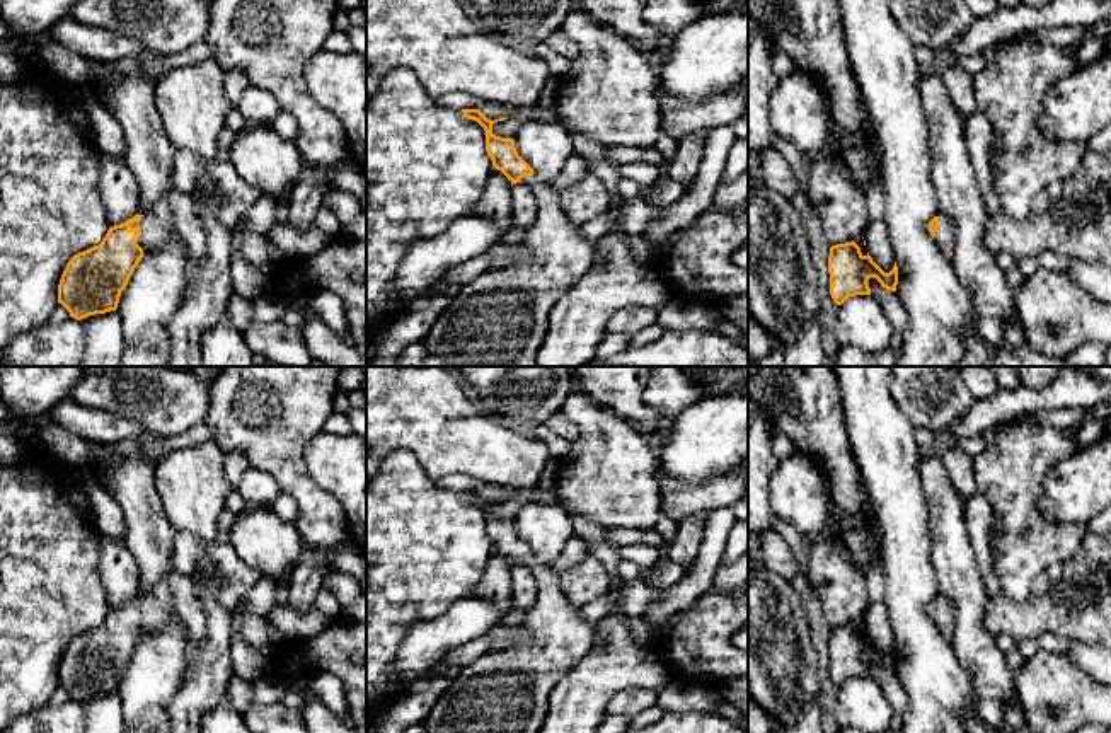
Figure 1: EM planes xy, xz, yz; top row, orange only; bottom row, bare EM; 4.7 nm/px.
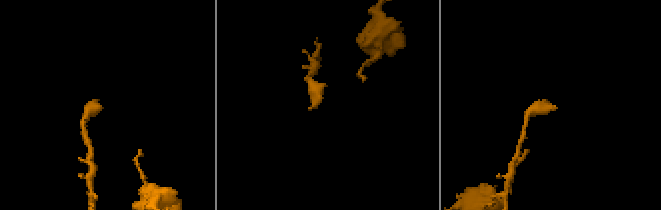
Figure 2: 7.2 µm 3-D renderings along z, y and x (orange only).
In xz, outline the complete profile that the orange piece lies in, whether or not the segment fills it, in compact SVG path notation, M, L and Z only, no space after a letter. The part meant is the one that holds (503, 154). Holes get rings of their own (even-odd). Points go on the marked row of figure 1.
M462 109L462 113L484 128L486 152L494 169L501 170L511 186L527 182L533 189L538 216L515 244L527 251L527 259L501 269L487 269L458 288L423 341L428 355L421 366L535 366L552 307L591 269L596 247L581 235L581 227L566 216L552 184L542 181L518 155L515 140L492 133L492 124L508 118L491 121L479 109Z

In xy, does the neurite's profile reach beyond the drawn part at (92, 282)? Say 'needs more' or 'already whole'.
needs more

